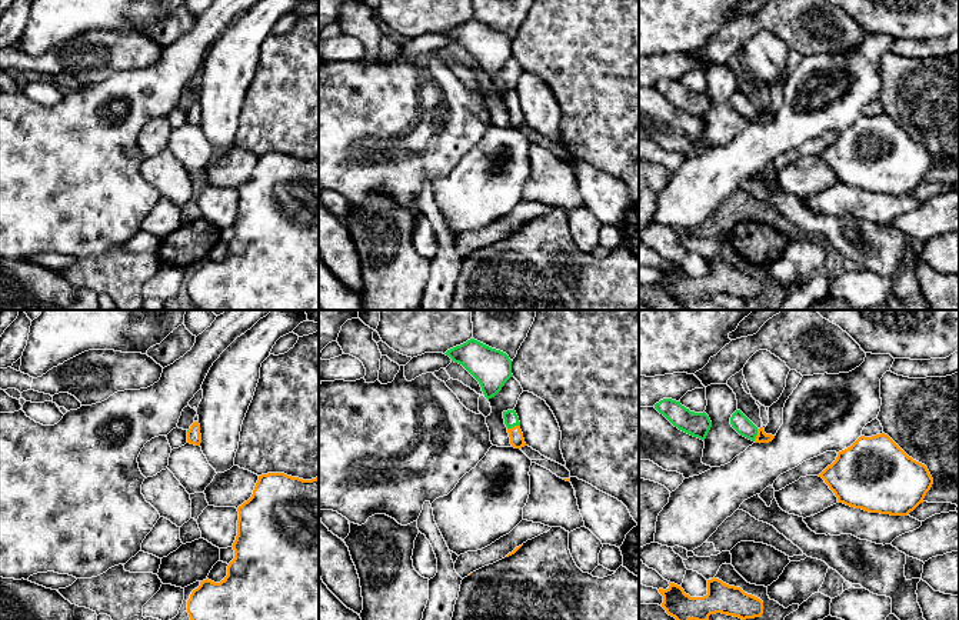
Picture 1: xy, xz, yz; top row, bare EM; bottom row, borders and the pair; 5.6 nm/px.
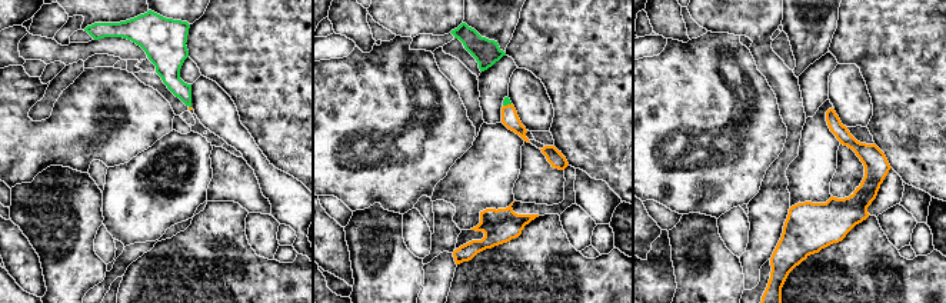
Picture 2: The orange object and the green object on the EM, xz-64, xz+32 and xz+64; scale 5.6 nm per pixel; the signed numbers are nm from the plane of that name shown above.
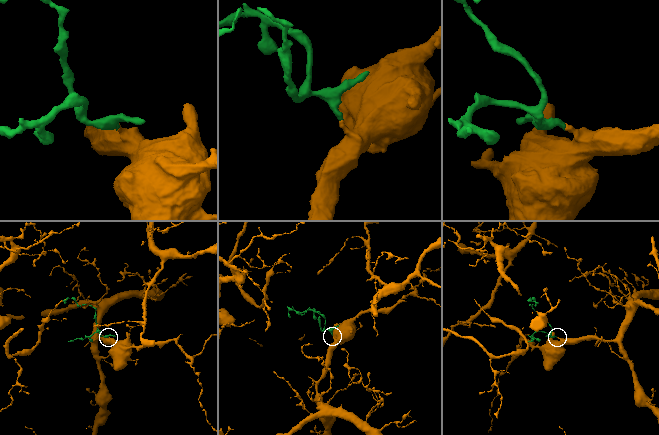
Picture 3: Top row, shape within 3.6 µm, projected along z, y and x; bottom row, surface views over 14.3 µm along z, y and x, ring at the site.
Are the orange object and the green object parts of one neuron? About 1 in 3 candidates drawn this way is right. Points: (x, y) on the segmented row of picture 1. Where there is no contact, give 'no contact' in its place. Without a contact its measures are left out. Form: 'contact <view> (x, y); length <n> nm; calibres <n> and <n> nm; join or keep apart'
contact xz (515, 426); length 80 nm; calibres 80 and 80 nm; join

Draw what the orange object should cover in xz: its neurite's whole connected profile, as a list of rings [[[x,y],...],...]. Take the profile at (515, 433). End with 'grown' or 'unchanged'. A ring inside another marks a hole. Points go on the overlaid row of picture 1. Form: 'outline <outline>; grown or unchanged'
outline [[[515,409],[503,411],[503,419],[505,419],[505,424],[507,427],[512,447],[515,447],[515,449],[525,447],[526,443],[523,439],[523,433],[520,430],[520,421],[519,421],[519,417],[517,417]]]; grown

